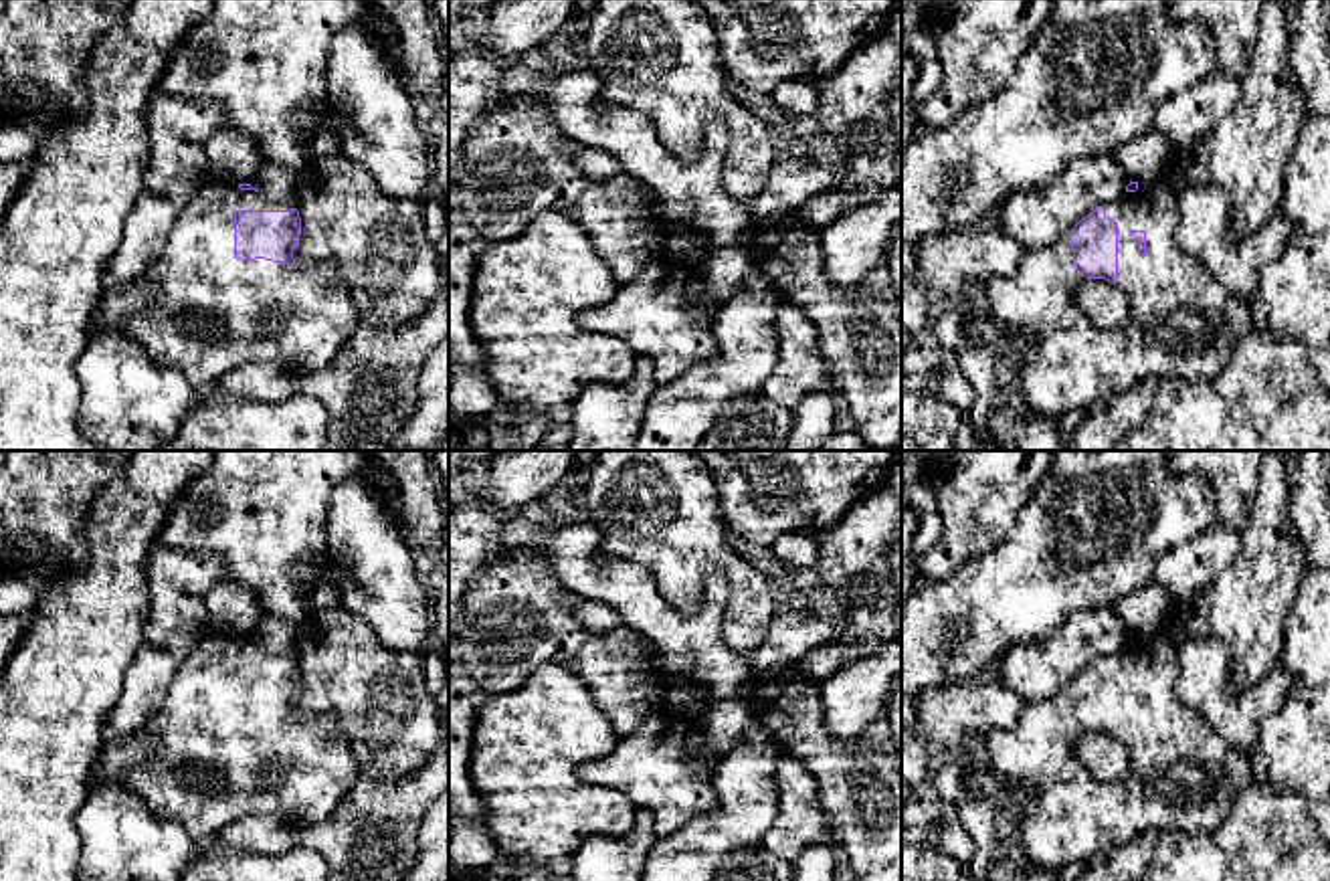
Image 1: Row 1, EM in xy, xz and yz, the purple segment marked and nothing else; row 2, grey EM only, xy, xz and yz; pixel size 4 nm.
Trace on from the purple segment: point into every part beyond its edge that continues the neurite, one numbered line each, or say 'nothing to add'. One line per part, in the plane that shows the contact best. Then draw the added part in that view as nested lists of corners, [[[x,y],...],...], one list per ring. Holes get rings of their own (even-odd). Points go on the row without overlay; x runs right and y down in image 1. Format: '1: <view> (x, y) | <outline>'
1: xy (199, 762) | [[[208,630],[176,671],[166,701],[150,723],[131,736],[107,736],[93,778],[123,782],[156,816],[180,822],[198,845],[253,814],[269,814],[289,826],[325,820],[360,776],[344,725],[329,717],[289,719],[234,711],[236,663],[291,661],[295,657]]]

